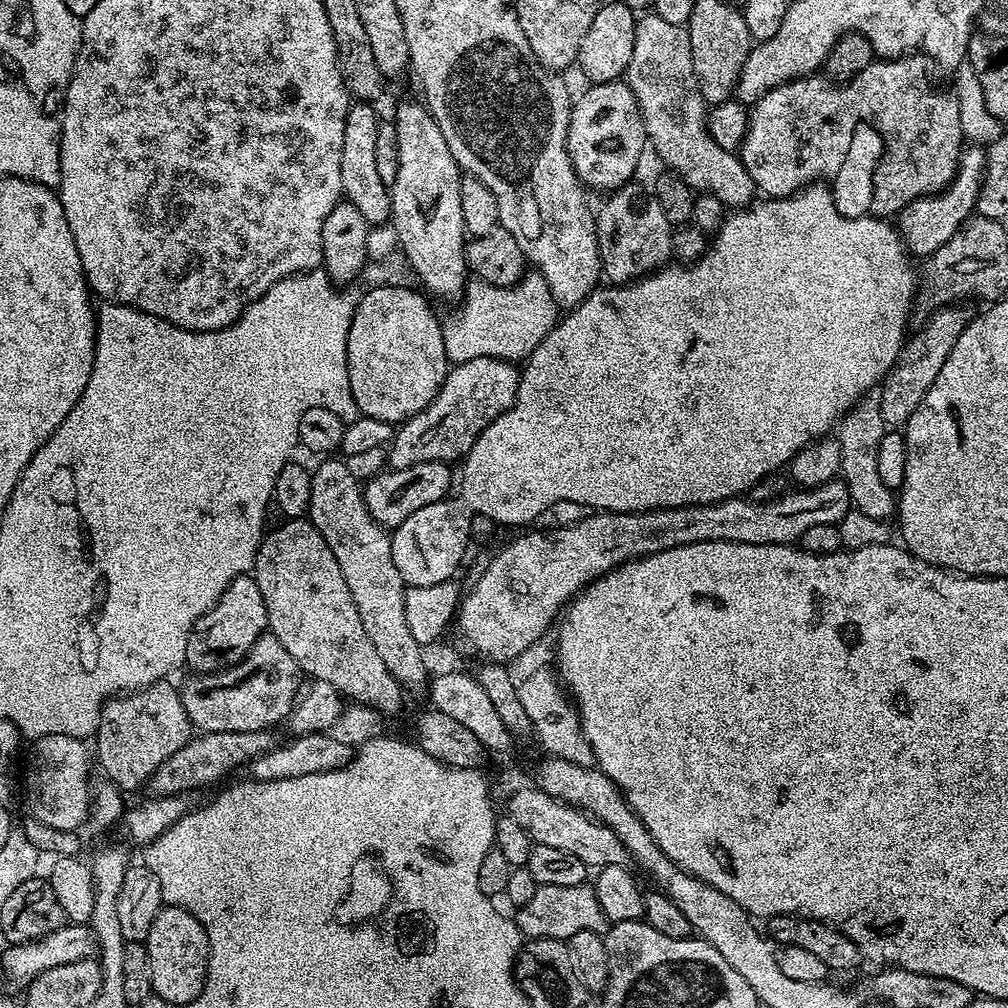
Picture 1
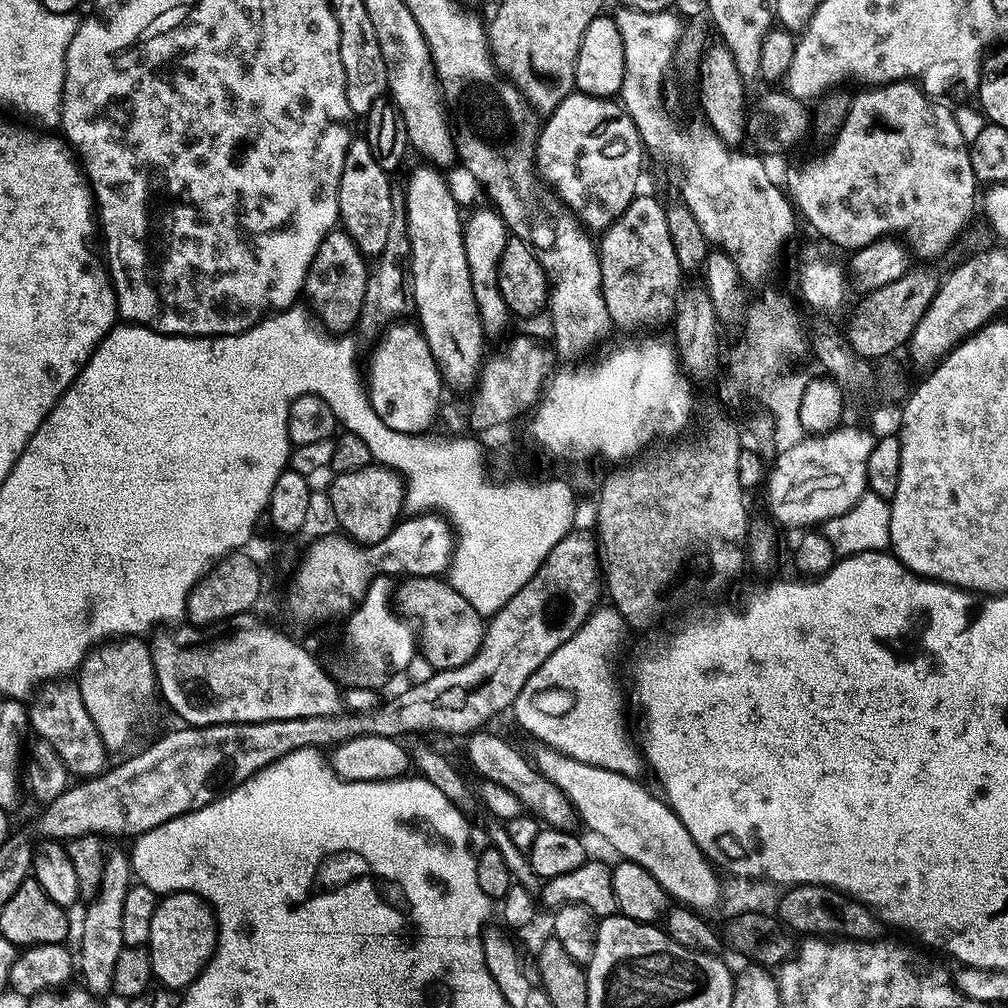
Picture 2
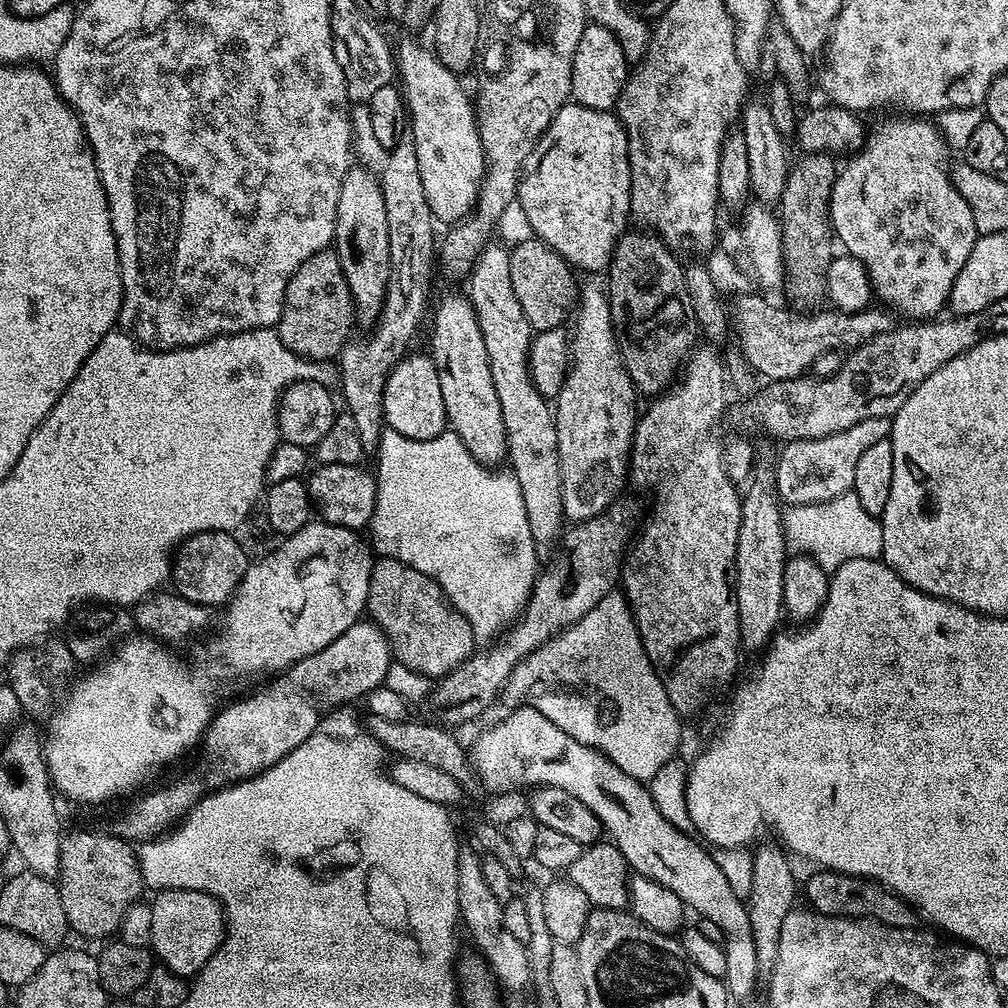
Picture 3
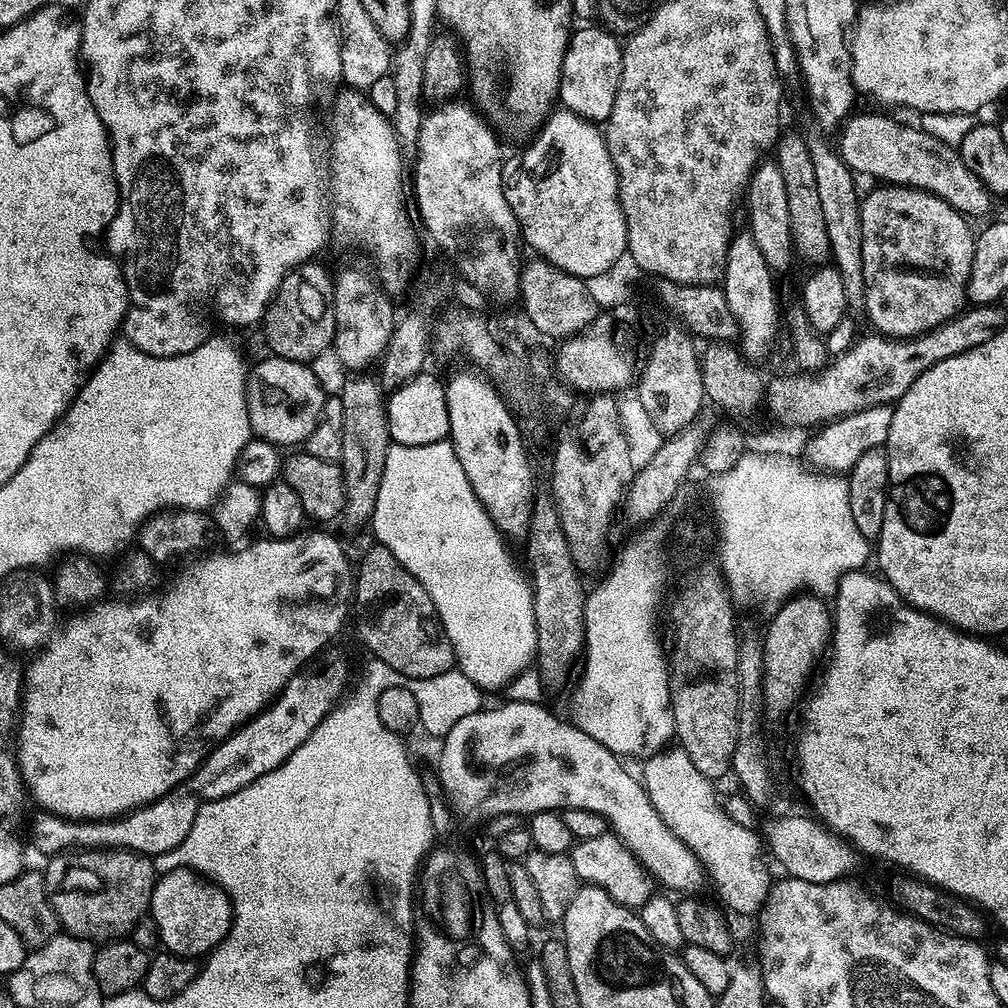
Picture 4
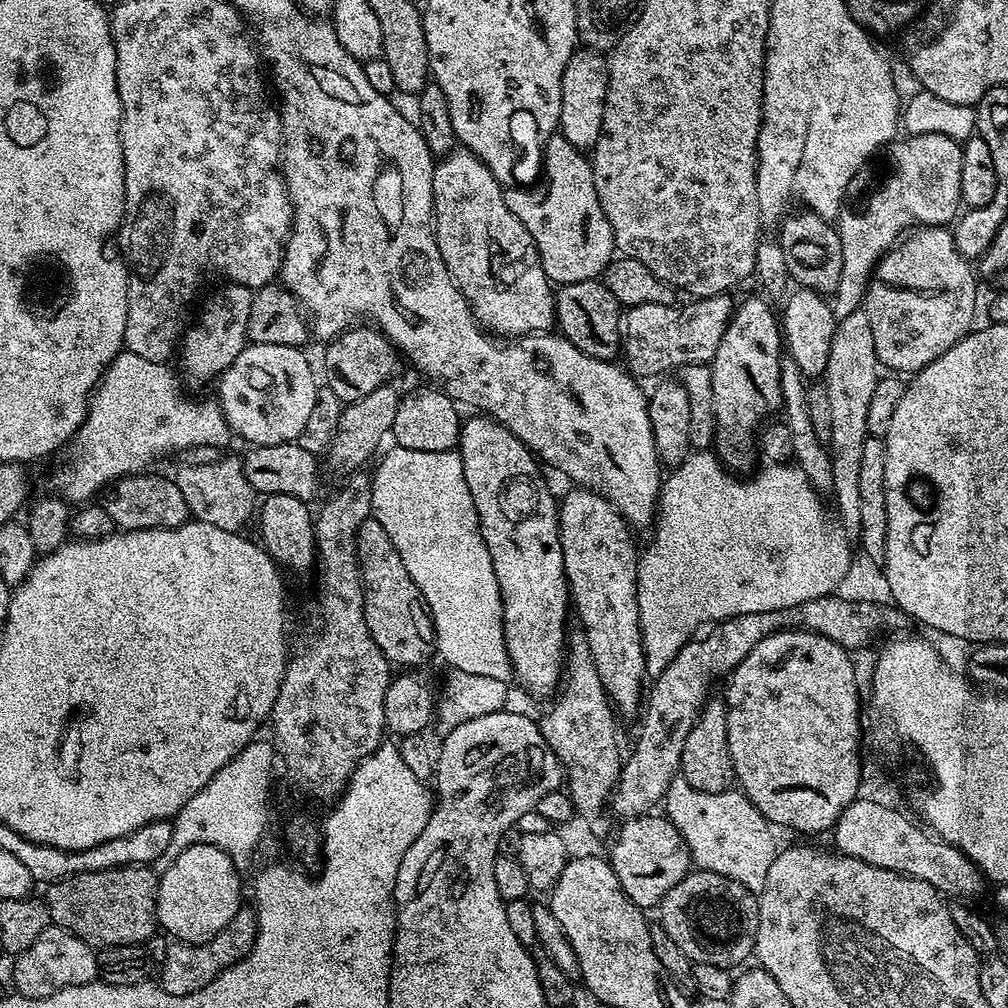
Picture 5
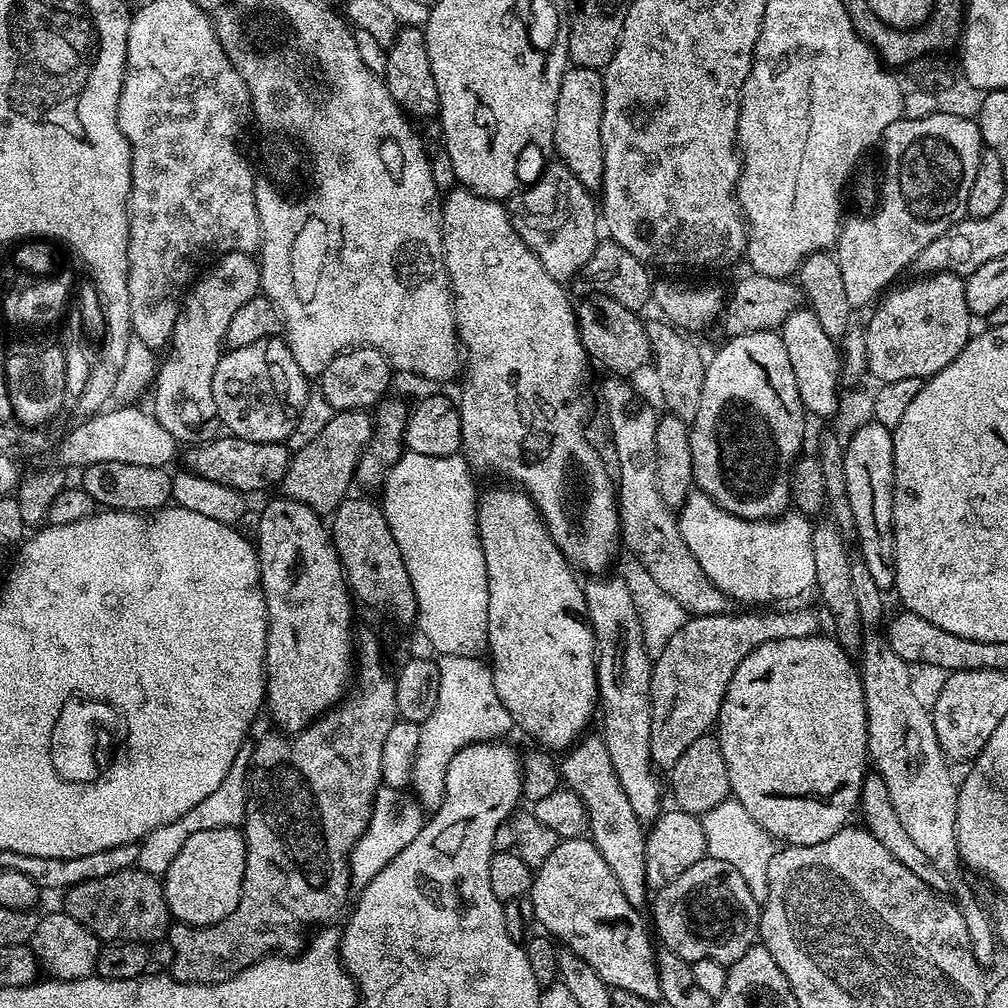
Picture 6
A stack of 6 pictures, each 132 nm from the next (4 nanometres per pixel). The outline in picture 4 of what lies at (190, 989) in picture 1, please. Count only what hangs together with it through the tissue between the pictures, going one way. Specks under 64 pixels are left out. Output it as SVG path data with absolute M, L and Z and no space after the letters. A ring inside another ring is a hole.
M175 868L157 879L152 891L150 919L160 932L159 943L176 956L204 958L221 944L232 925L232 901L224 889L190 868Z

